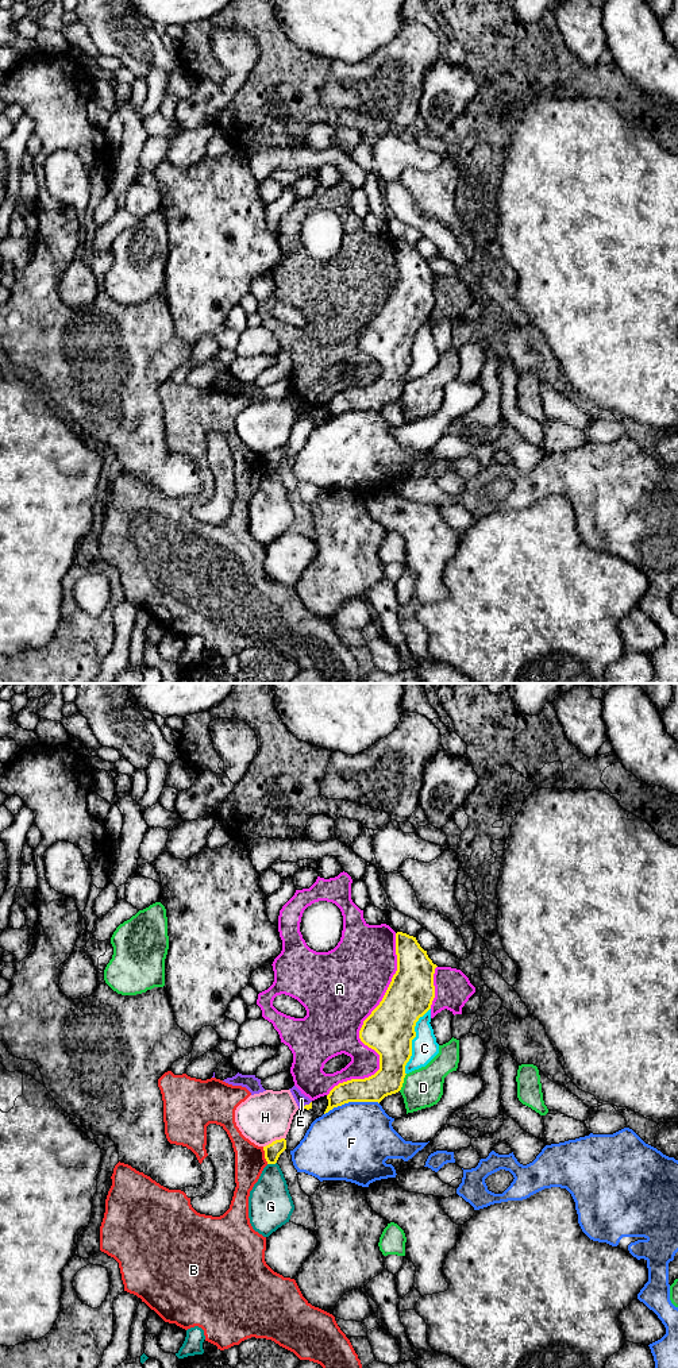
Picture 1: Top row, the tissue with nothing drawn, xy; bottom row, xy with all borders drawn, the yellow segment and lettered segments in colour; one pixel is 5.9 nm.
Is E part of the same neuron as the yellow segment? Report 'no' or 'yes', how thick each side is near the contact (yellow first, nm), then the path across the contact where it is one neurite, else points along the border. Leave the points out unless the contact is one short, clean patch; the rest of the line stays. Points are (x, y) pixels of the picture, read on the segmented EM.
no; 30 nm thick on the yellow side, 70 nm on the other; border along xy (311, 1101), (300, 1108)

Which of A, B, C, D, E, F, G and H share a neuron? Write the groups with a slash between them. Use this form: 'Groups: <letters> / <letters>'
Groups: A / B / C / D / E / F / G / H

